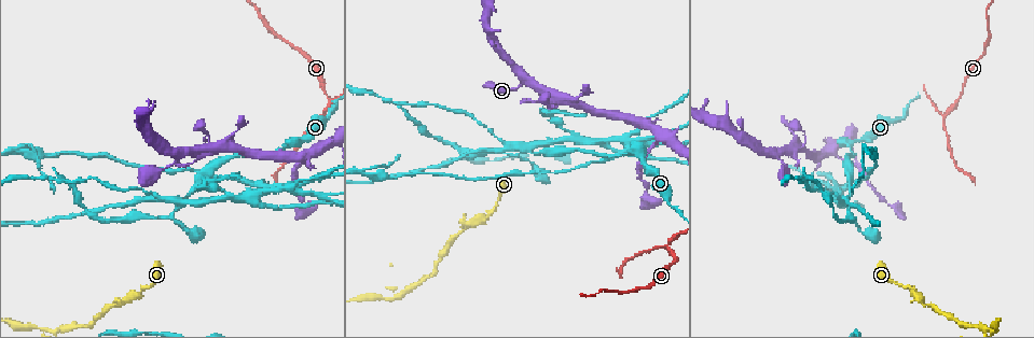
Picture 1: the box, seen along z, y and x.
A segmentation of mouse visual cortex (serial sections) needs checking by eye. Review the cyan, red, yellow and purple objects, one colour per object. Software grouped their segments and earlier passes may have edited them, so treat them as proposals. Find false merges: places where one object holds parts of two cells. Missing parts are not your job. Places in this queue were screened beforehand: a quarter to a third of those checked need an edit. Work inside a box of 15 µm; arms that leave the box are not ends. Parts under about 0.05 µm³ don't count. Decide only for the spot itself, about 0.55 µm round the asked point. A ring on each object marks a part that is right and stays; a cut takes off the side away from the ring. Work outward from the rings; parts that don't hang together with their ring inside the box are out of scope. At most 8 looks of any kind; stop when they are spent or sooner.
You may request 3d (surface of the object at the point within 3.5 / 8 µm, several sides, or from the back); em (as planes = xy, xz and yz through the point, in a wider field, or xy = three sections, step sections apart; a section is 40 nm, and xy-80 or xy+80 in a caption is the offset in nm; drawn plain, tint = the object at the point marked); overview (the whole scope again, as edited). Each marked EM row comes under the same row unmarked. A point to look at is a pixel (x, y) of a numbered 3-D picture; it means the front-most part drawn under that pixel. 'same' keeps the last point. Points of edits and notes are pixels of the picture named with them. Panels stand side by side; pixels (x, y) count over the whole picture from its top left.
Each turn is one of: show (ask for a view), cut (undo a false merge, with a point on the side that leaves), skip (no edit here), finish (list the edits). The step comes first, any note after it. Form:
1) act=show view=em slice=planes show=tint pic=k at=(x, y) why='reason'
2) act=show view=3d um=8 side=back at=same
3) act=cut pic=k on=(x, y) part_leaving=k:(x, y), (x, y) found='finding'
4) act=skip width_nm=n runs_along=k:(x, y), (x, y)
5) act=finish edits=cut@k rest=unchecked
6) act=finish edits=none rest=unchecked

act=show view=3d um=3.5 pic=1 at=(324, 114) why='three-way junction'

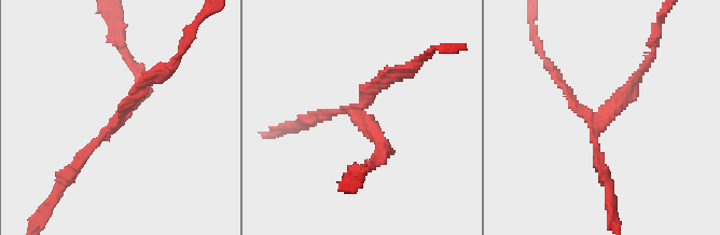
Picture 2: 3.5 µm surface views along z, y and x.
act=show view=em slice=xy step=3 show=tint pic=2 at=(366, 117) arms=3 arm_widths_nm=150,150,150 why='need the tissue'

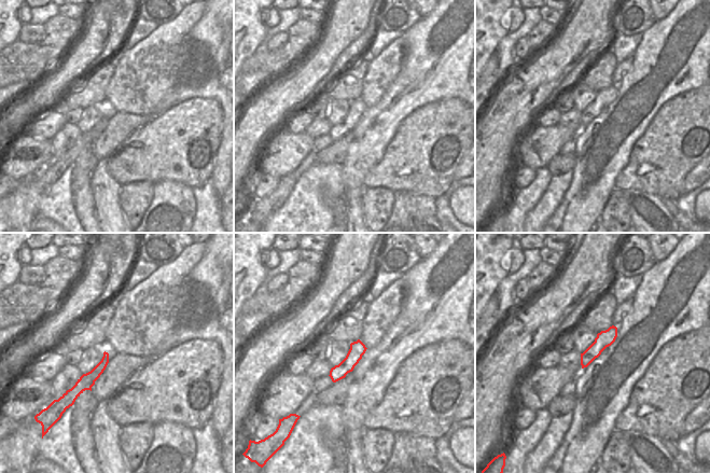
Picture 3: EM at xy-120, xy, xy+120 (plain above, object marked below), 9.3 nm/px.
act=cut pic=2 on=(566, 90) part_leaving=2:(597, 125), (594, 144), (610, 207) found='two cells meet here'

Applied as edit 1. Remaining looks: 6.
act=show view=overview why='see it whole again'

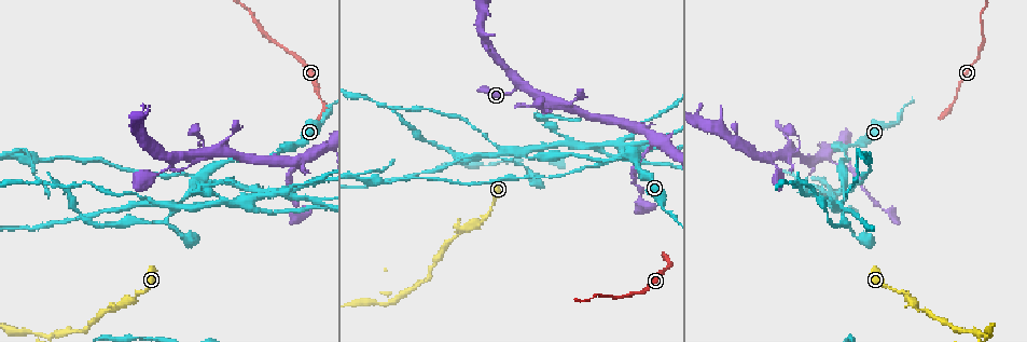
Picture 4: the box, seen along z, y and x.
act=show view=3d um=8 pic=4 at=(176, 207) why='sharp bend'

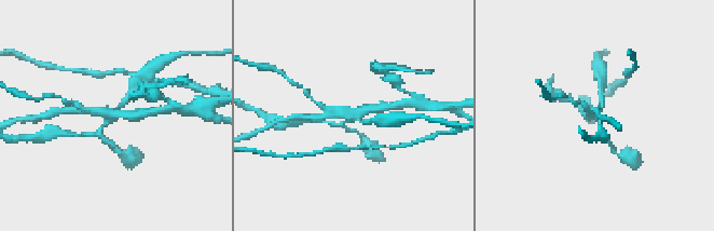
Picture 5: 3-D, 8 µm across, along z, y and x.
act=show view=3d um=3.5 pic=5 at=(595, 117) why='zoom in'

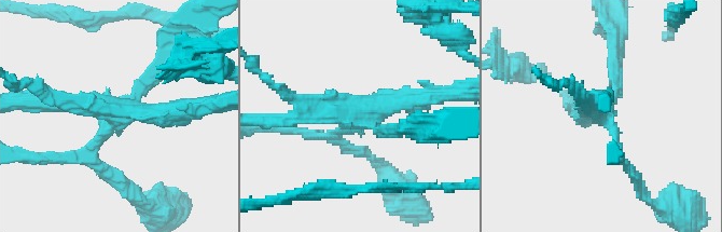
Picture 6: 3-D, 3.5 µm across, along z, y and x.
act=show view=em slice=xy step=3 show=tint pic=6 at=(363, 115) arms=4 arm_widths_nm=150,200,250,250

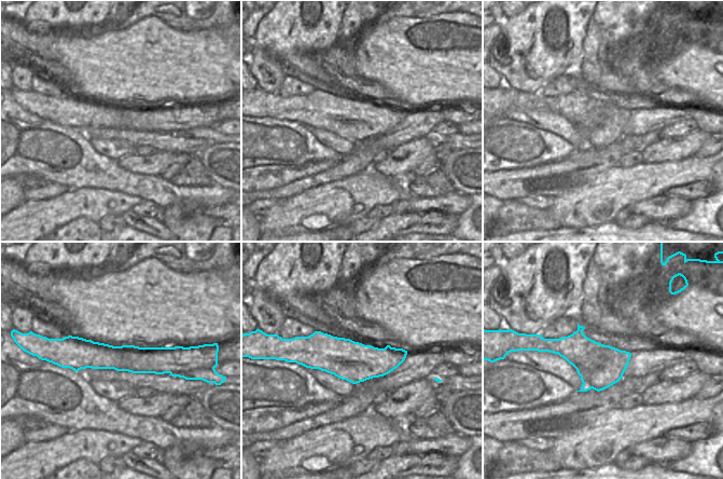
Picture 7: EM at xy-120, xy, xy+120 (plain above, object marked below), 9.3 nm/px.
act=cut pic=6 on=(87, 104) width_nm=380 border=7:(620, 350), (595, 373), (592, 387) found='two cells meet here'

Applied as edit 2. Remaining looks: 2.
act=show view=3d um=3.5 pic=4 at=(207, 151) why='four or more arms meet'

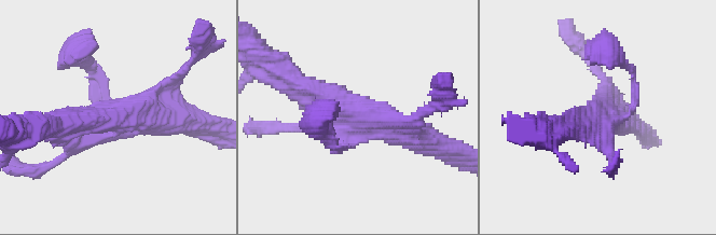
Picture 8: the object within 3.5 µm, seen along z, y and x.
act=show view=em slice=xy step=1 show=tint pic=8 at=(596, 117)

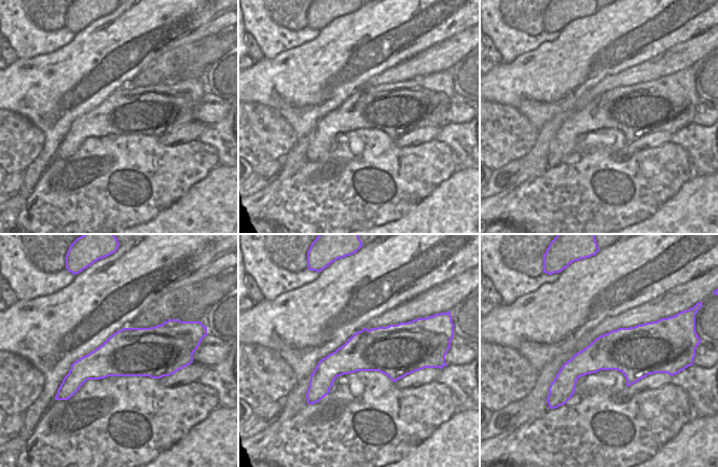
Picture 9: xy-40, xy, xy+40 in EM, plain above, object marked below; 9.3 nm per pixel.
act=skip found='one cell here'

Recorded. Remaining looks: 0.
act=finish edits=cut@2,cut@6 rest=unchecked

